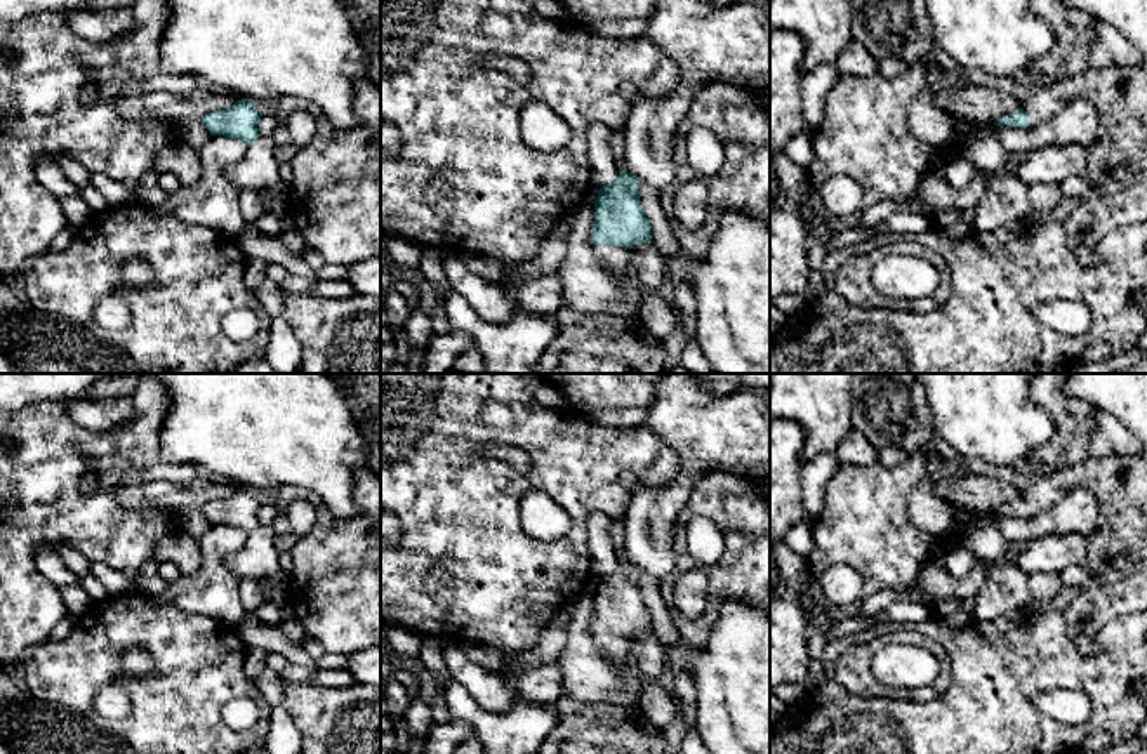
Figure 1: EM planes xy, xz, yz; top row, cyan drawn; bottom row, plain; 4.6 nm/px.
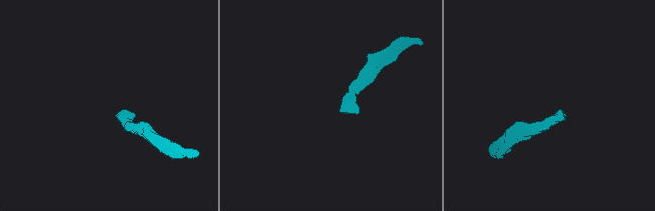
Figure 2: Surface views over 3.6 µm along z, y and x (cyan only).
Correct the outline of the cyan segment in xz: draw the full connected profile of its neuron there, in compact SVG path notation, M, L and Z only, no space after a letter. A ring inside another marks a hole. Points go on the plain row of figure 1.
M631 561L600 577L594 587L593 638L613 669L633 669L629 658L631 636L652 632L652 615L638 585L638 568Z

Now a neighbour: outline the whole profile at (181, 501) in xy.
M137 478L120 480L118 502L127 509L156 509L181 514L188 509L202 509L207 502L228 499L240 486L233 483L203 483L200 480L186 485L170 481L141 481Z

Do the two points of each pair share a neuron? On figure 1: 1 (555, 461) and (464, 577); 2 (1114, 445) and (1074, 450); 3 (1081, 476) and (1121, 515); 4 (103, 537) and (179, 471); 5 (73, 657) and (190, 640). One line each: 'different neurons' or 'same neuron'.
1: same neuron
2: different neurons
3: same neuron
4: same neuron
5: same neuron

